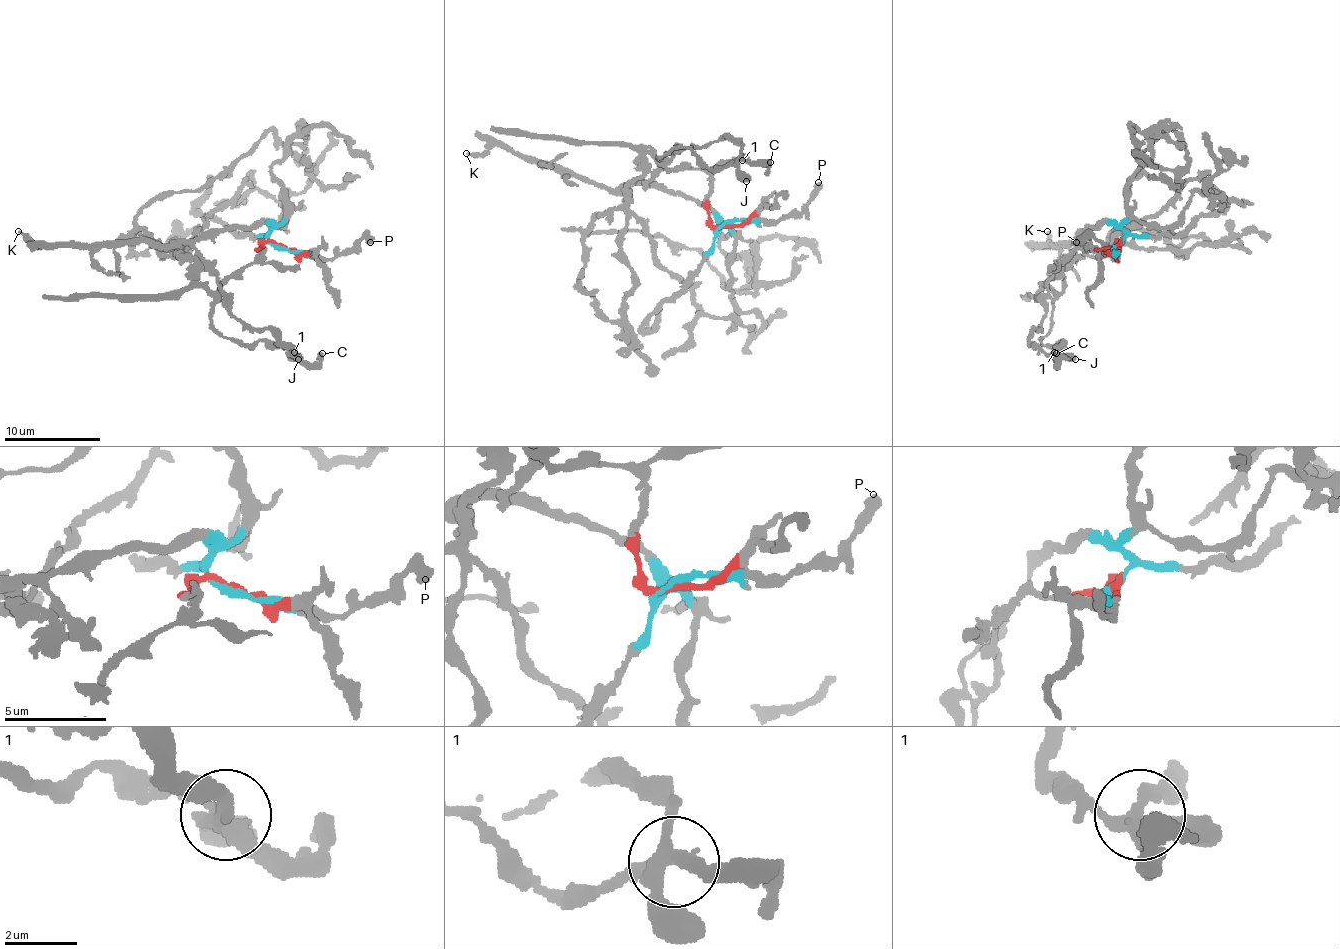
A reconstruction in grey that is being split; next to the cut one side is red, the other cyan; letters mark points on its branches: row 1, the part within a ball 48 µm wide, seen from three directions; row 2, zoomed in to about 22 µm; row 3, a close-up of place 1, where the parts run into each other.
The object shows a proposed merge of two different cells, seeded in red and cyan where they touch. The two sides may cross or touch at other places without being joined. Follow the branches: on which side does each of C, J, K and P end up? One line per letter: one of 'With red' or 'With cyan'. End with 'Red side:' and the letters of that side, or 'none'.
C: With red
J: With cyan
K: With cyan
P: With cyan
Red side: C

